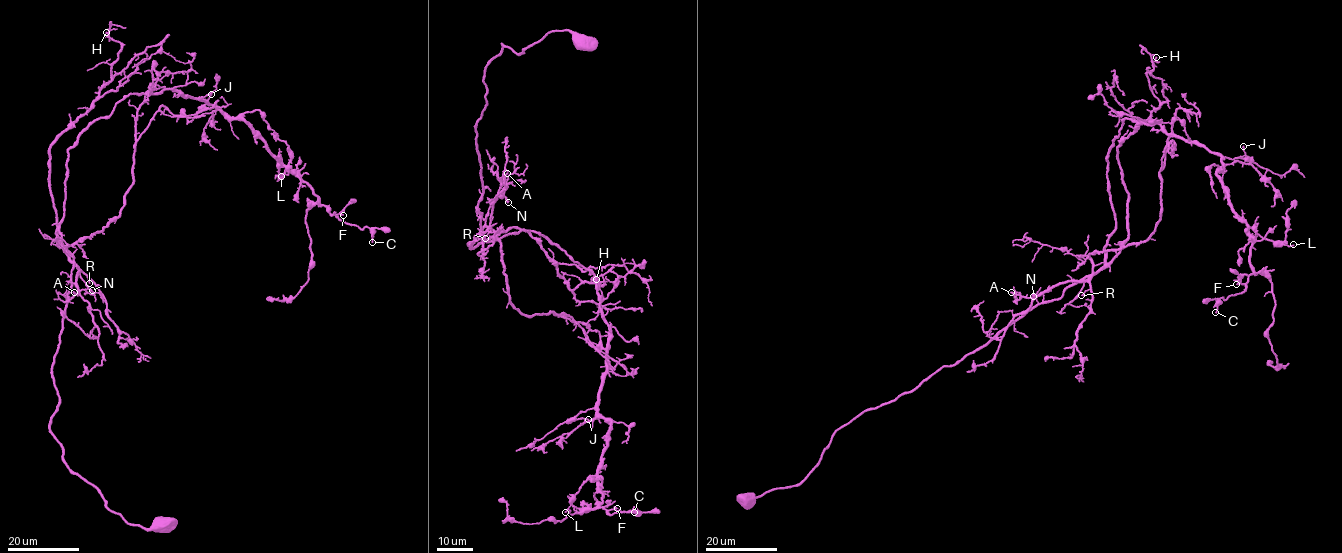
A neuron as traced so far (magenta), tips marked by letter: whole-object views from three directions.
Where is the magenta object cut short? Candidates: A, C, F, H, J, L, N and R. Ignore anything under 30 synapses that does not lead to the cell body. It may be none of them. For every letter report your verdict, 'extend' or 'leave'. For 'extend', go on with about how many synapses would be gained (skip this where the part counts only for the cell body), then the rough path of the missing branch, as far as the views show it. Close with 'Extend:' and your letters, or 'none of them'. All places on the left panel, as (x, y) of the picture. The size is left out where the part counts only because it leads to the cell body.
A: extend; about 50 synapses; missing branch runs (74, 292), (73, 289), (50, 317), (51, 332), (60, 337), (70, 358)
C: leave
F: leave
H: leave
J: leave
L: leave
N: leave
R: leave
Extend: A

